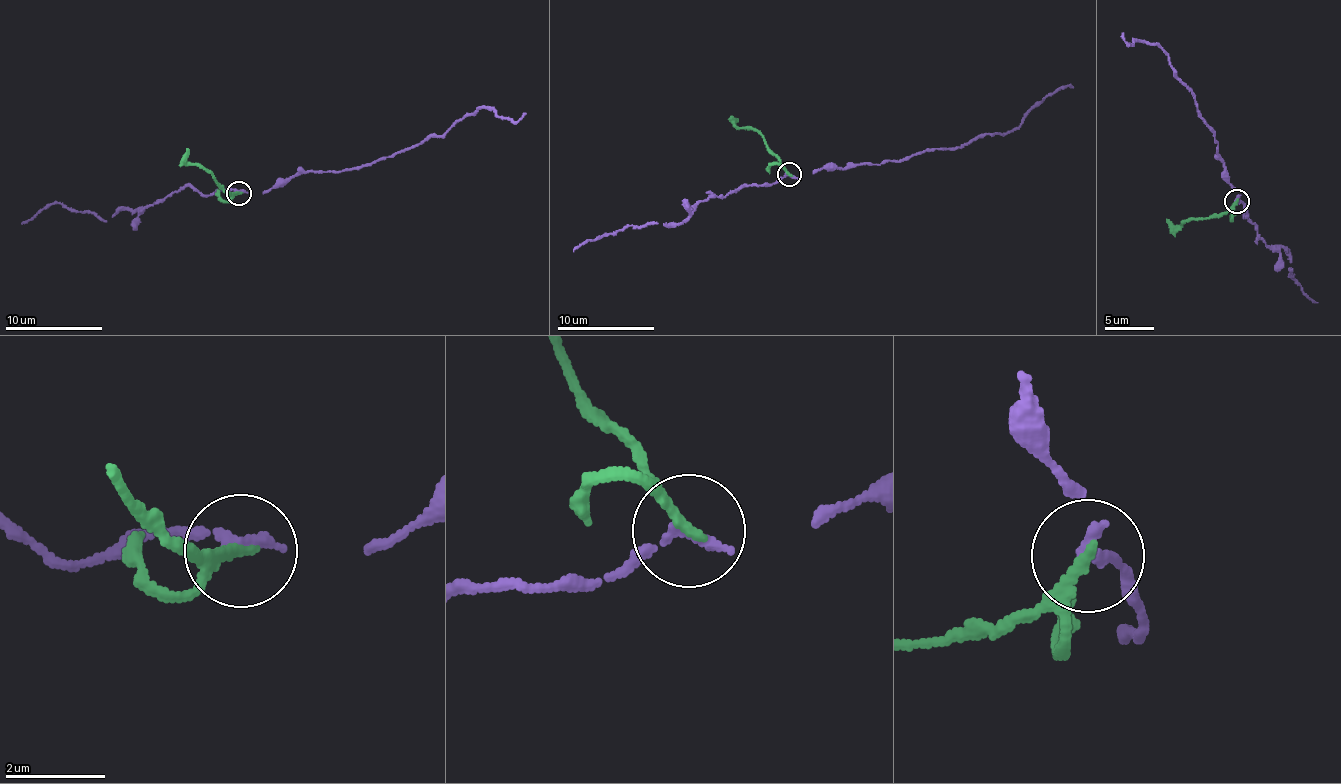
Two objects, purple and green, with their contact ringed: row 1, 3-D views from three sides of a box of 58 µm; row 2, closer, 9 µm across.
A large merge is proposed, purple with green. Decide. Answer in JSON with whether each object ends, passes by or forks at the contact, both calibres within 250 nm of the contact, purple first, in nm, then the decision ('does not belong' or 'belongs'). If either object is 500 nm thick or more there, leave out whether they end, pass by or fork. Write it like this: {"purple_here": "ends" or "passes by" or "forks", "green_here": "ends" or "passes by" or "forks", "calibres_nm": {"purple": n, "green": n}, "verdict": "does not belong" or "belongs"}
{"purple_here": "ends", "green_here": "ends", "calibres_nm": {"purple": 240, "green": 240}, "verdict": "does not belong"}

